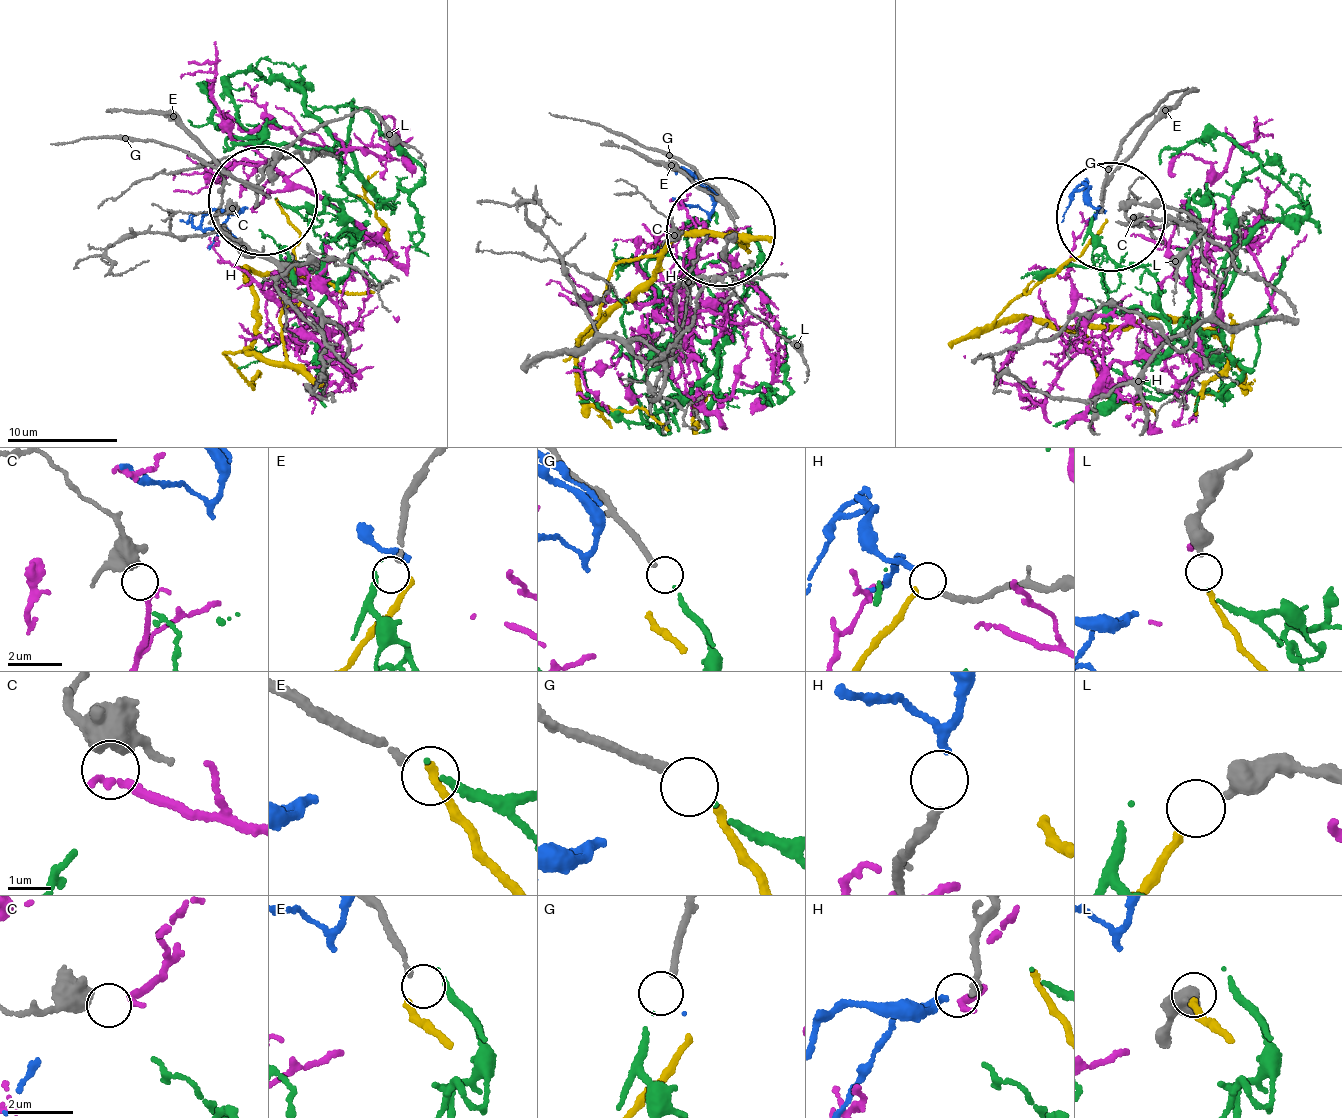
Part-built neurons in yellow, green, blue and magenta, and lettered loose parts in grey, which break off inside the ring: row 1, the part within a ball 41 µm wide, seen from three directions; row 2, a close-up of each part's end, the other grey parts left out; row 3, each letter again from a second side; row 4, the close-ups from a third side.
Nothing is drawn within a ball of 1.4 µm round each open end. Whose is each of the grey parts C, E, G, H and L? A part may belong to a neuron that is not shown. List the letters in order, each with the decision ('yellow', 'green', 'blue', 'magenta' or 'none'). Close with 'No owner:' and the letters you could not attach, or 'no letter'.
C: magenta
E: none
G: green
H: blue
L: yellow
No owner: E

